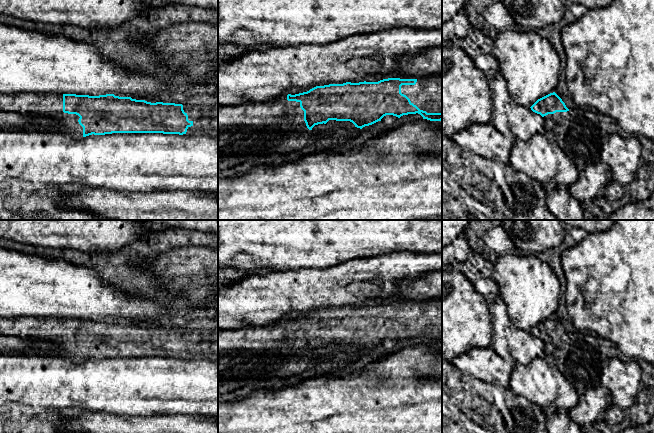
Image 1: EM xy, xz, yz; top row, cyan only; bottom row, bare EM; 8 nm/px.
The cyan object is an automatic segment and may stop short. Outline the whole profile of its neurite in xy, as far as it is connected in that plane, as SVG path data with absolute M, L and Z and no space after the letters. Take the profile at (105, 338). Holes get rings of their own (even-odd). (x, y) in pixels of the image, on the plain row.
M39 317L0 318L0 336L49 340L58 345L58 351L56 353L36 352L37 354L56 354L74 363L81 363L92 358L112 357L163 357L218 361L218 332L198 332L163 326L151 327L114 318L99 320Z

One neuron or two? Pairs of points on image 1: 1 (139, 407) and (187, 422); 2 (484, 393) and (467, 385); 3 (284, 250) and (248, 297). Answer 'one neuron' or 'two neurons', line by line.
1: two neurons
2: one neuron
3: two neurons

